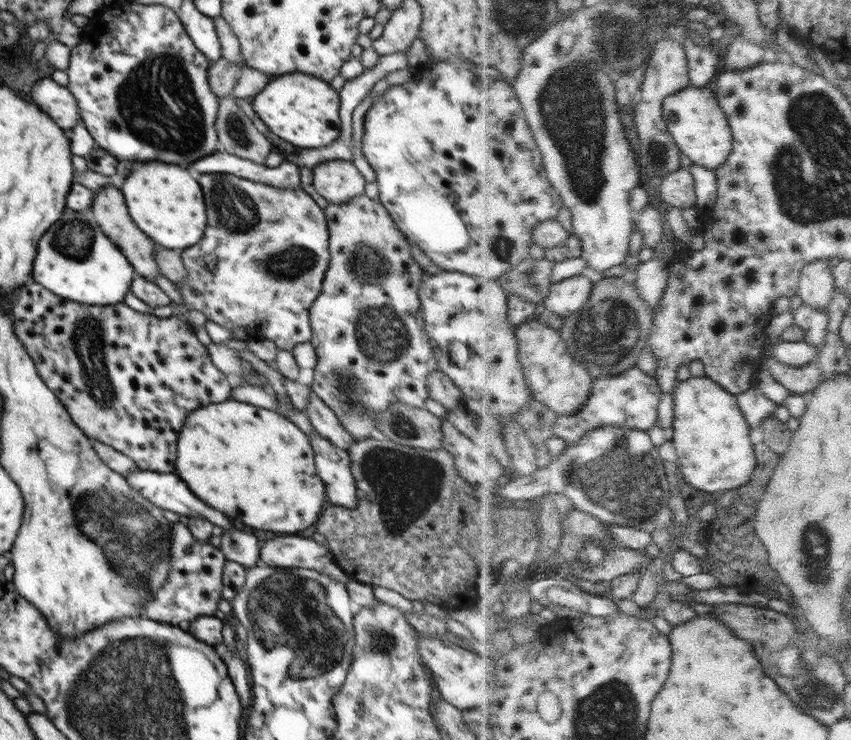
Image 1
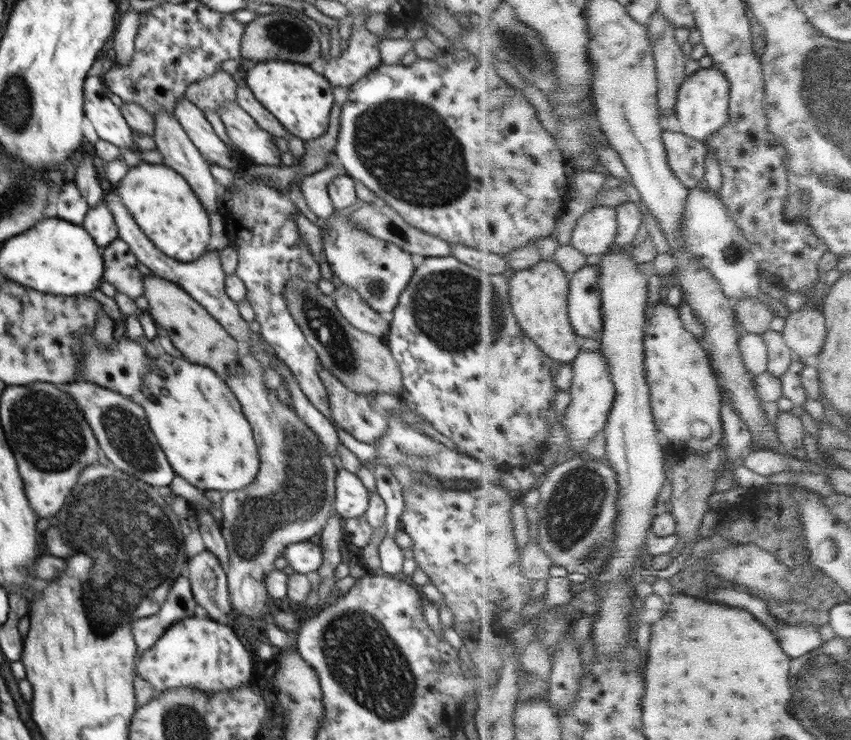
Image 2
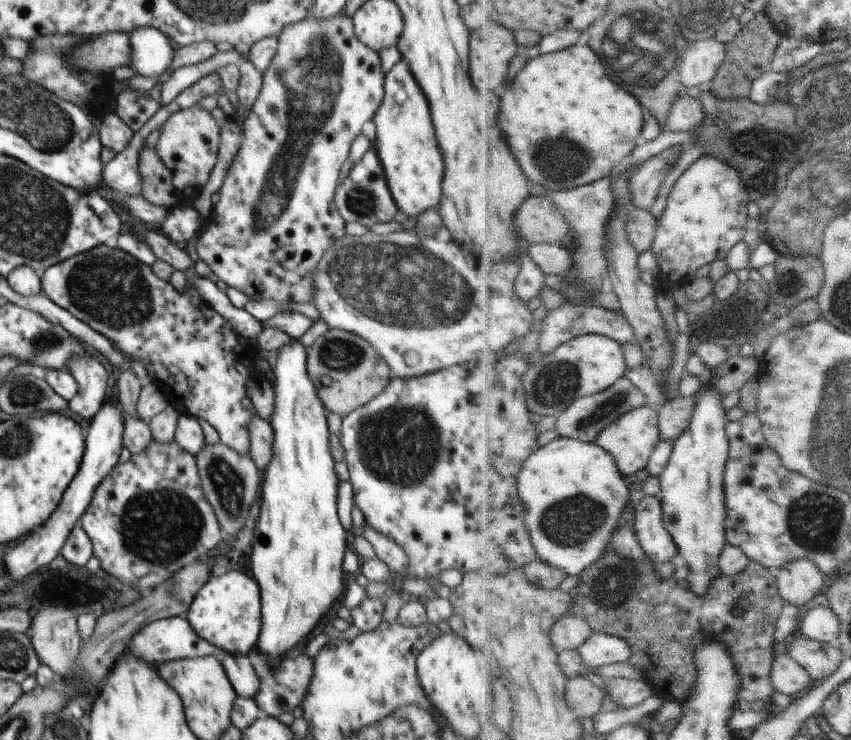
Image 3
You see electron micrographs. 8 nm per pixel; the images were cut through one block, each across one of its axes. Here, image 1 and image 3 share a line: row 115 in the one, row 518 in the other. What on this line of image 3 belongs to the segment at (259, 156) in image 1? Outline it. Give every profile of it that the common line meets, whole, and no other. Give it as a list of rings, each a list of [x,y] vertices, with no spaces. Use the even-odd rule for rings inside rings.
[[[222,443],[205,444],[195,456],[200,475],[200,484],[218,519],[220,528],[228,534],[236,534],[246,522],[252,503],[260,495],[262,471],[249,456],[242,456],[236,450]]]

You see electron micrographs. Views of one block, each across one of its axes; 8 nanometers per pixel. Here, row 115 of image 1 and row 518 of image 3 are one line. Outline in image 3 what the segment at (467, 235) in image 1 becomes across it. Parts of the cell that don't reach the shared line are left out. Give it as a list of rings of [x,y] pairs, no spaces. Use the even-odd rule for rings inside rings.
[[[518,351],[499,355],[499,361],[488,357],[484,362],[467,362],[452,365],[448,368],[430,372],[423,376],[408,376],[408,378],[392,377],[388,386],[370,402],[353,410],[348,416],[343,417],[340,429],[340,444],[344,449],[345,462],[348,466],[350,484],[354,491],[354,506],[360,508],[364,514],[366,527],[388,536],[390,540],[398,543],[408,556],[406,574],[412,578],[426,578],[432,576],[449,579],[451,574],[458,570],[460,576],[477,572],[489,576],[505,577],[515,570],[524,569],[537,559],[537,548],[532,542],[532,534],[528,524],[528,512],[519,490],[519,476],[526,468],[528,460],[540,450],[540,430],[532,422],[532,410],[528,406],[528,392],[525,386],[525,377],[532,368],[531,355]]]

